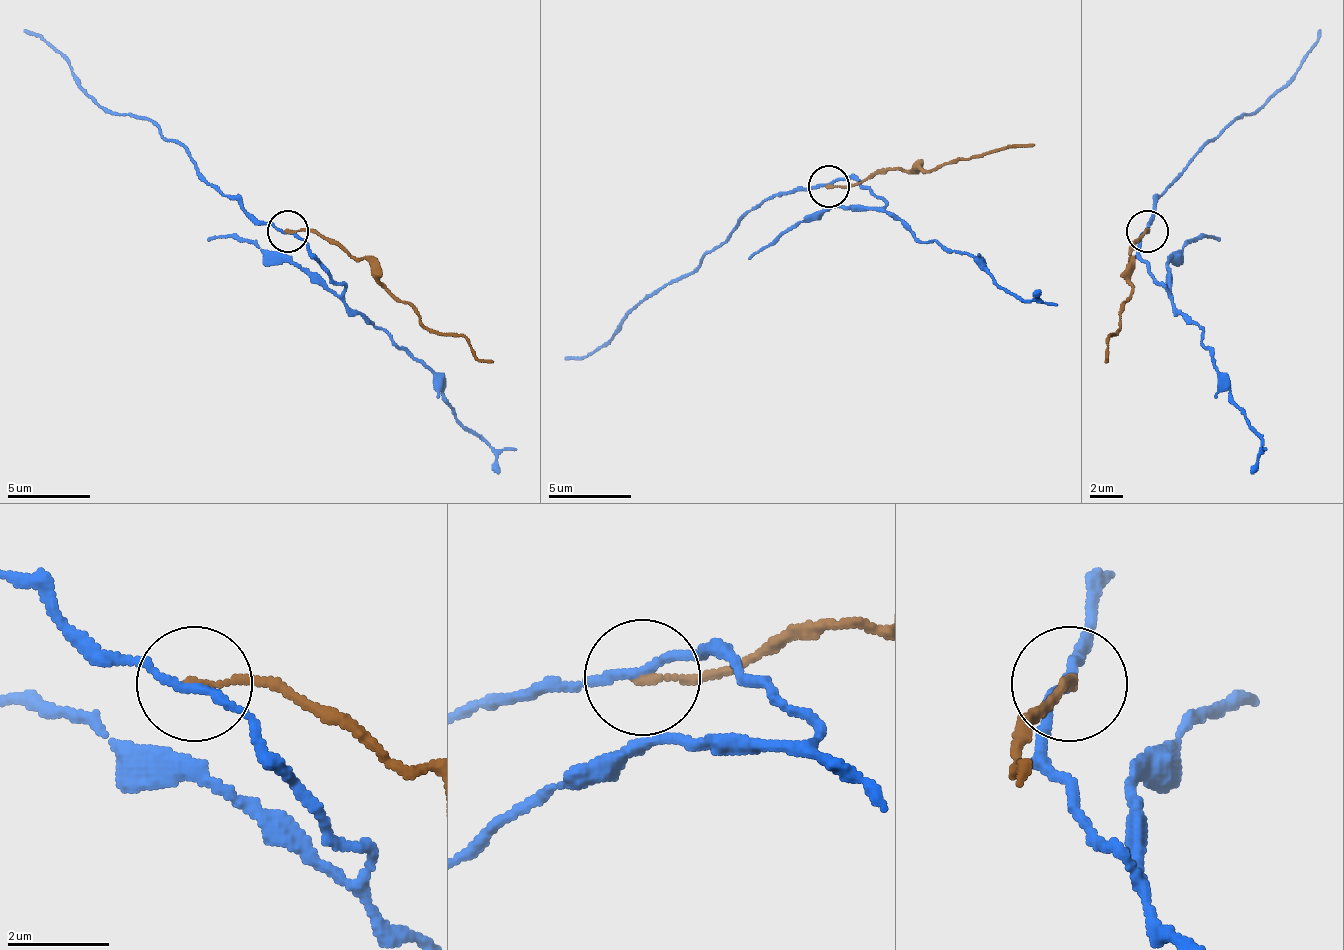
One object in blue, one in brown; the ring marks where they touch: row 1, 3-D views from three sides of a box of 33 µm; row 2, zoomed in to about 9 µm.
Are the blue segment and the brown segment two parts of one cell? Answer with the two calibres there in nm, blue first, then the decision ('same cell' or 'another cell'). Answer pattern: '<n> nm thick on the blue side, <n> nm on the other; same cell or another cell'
140 nm thick on the blue side, 190 nm on the other; another cell

